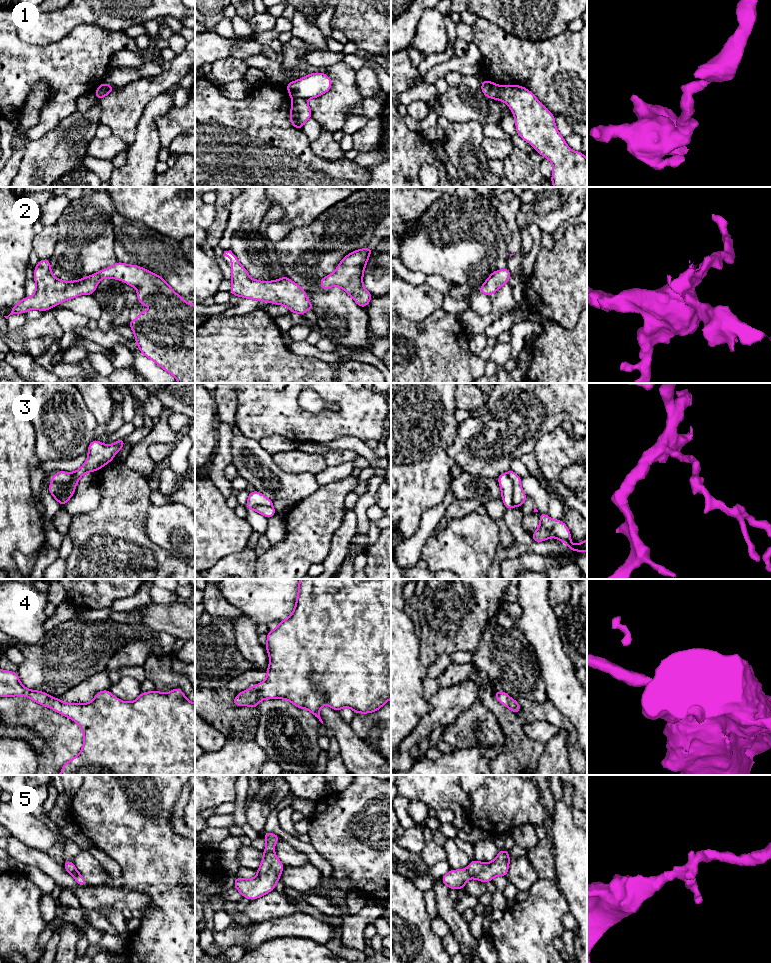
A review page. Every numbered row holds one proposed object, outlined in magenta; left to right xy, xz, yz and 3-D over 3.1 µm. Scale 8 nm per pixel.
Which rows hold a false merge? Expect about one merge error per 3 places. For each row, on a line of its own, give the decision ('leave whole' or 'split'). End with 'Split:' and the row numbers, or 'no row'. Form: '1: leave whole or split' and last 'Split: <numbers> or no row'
1: split
2: leave whole
3: split
4: leave whole
5: leave whole
Split: 1, 3

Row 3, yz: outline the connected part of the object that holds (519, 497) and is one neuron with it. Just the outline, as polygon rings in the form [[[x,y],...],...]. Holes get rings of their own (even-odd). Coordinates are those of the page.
[[[509,470],[507,474],[513,482],[513,504],[515,507],[521,507],[527,499],[527,496],[521,487],[522,478],[512,470]]]

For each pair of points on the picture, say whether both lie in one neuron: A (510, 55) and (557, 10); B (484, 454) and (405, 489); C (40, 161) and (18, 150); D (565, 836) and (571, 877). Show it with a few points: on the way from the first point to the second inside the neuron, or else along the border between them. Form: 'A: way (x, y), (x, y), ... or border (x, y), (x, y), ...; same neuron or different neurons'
A: border (505, 30), (518, 37), (532, 40), (550, 38); different neurons
B: border (454, 439), (448, 448), (448, 455), (453, 463); different neurons
C: border (27, 139), (19, 170), (15, 174); different neurons
D: way (568, 846), (568, 863), (570, 867); same neuron

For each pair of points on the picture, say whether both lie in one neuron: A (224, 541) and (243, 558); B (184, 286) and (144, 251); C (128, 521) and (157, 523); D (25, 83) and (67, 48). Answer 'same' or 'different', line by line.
A: different
B: same
C: different
D: same

